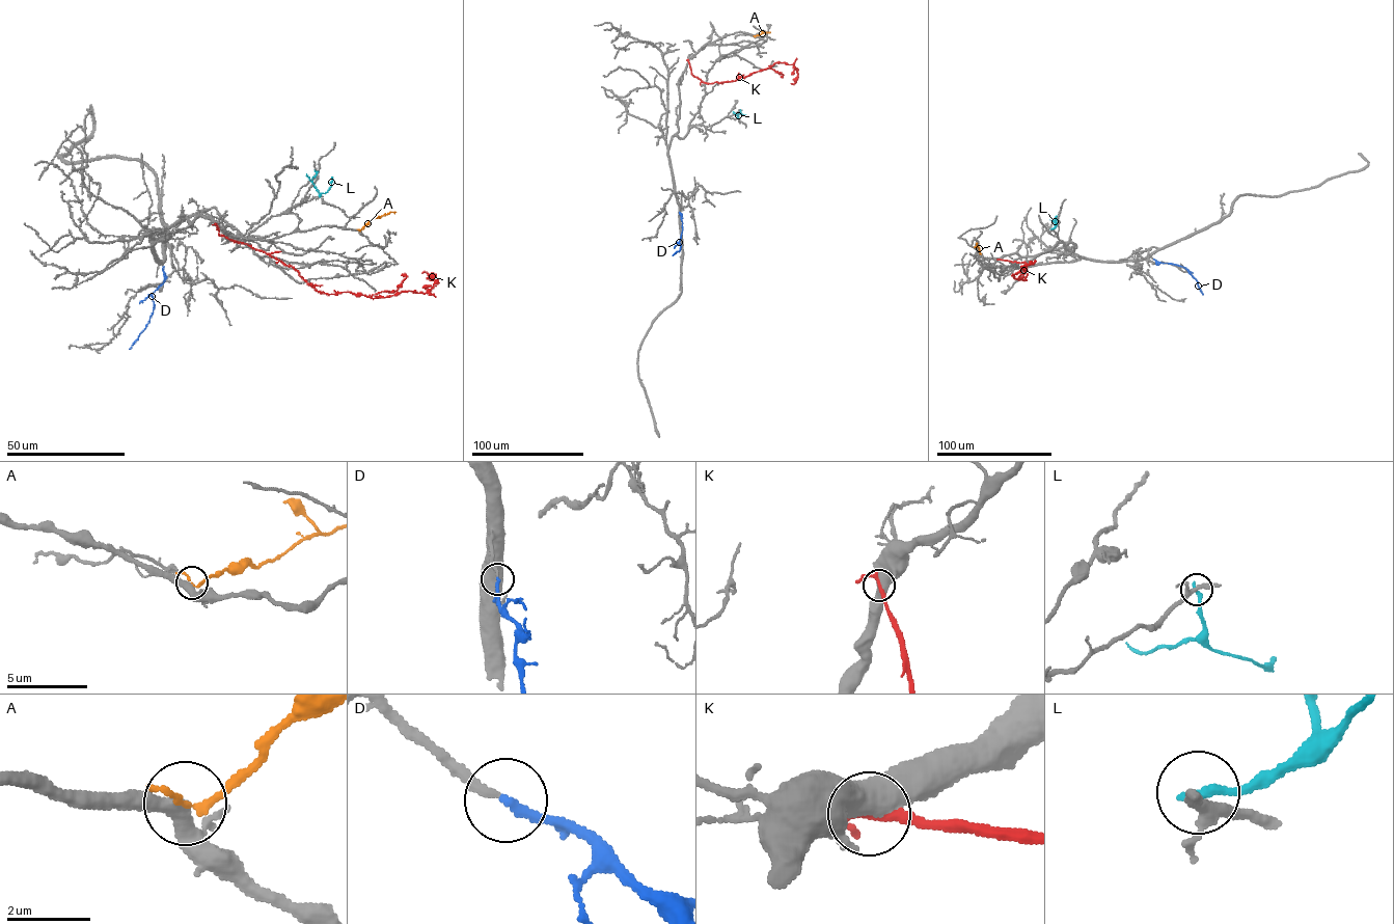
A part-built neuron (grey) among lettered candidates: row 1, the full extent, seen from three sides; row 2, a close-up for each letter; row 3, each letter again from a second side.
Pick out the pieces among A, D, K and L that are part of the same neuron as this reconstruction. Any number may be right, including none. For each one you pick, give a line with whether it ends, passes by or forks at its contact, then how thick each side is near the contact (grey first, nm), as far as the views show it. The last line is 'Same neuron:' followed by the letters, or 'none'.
D: it ends there; 200 nm thick on the grey side, 220 nm on the other
Same neuron: D

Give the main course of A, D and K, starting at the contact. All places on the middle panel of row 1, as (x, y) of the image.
A: (755, 36), (770, 32)
D: (679, 212), (681, 246), (672, 255)
K: (688, 60), (691, 74), (707, 83), (735, 81), (777, 62), (787, 63), (797, 71), (797, 78), (791, 83)

